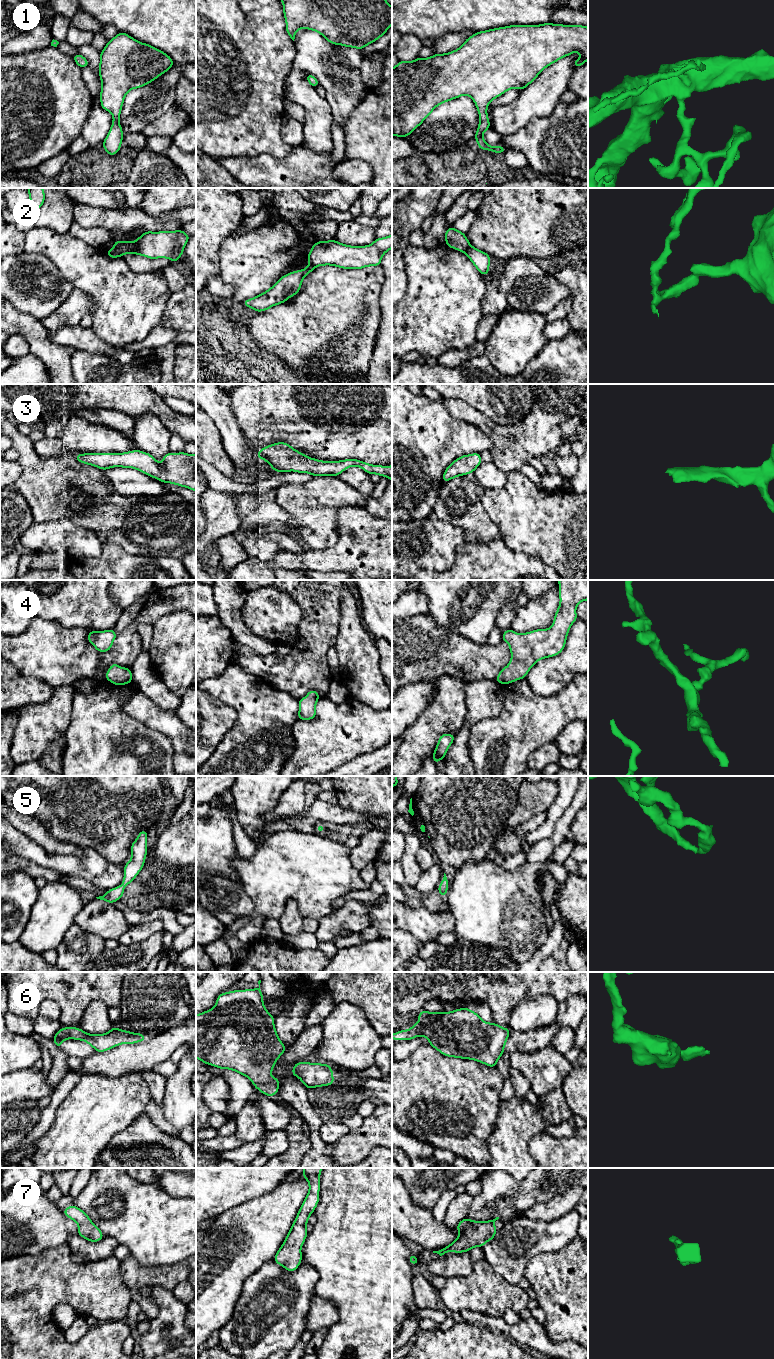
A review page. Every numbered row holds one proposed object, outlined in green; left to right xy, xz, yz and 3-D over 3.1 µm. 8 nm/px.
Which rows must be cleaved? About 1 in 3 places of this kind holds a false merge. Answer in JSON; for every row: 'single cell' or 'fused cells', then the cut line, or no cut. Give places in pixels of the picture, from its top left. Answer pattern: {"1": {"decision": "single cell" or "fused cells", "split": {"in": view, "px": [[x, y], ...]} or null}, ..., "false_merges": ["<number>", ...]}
{"1": {"decision": "single cell", "split": null}, "2": {"decision": "fused cells", "split": {"in": "xy", "px": [[114, 245], [122, 255]]}}, "3": {"decision": "single cell", "split": null}, "4": {"decision": "single cell", "split": null}, "5": {"decision": "single cell", "split": null}, "6": {"decision": "single cell", "split": null}, "7": {"decision": "single cell", "split": null}, "false_merges": ["2"]}

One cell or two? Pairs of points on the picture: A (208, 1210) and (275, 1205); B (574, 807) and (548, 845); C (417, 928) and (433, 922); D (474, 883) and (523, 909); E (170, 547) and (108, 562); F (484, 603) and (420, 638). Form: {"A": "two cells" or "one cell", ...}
{"A": "two cells", "B": "one cell", "C": "one cell", "D": "one cell", "E": "two cells", "F": "two cells"}

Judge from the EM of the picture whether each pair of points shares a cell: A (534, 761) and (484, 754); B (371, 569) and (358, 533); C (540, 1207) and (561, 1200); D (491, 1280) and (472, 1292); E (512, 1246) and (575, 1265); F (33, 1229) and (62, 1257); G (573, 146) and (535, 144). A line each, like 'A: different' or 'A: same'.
A: different
B: same
C: same
D: same
E: different
F: different
G: same

